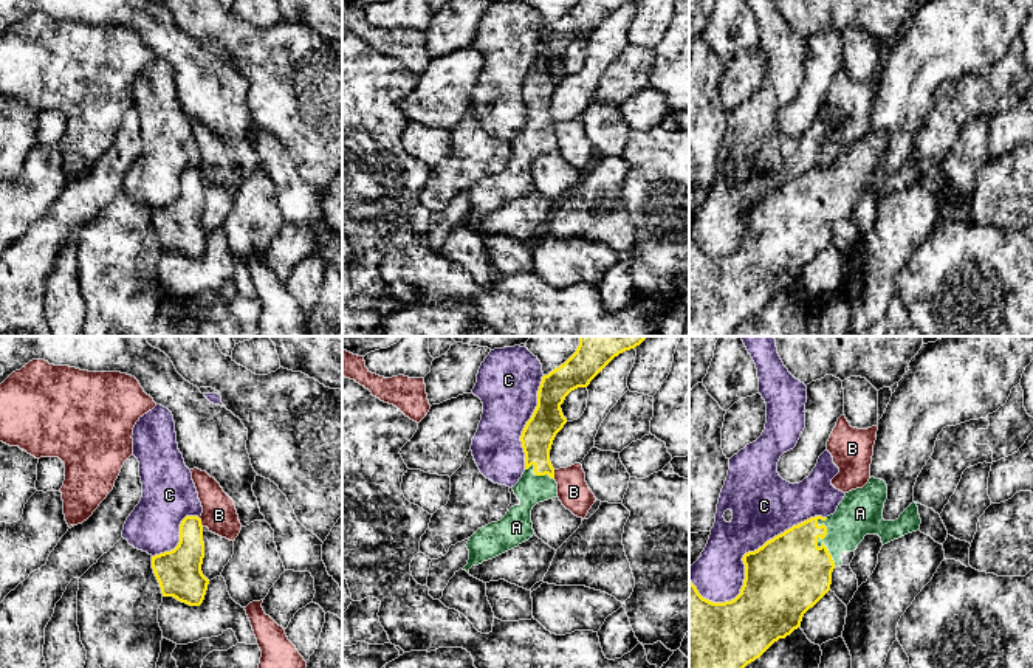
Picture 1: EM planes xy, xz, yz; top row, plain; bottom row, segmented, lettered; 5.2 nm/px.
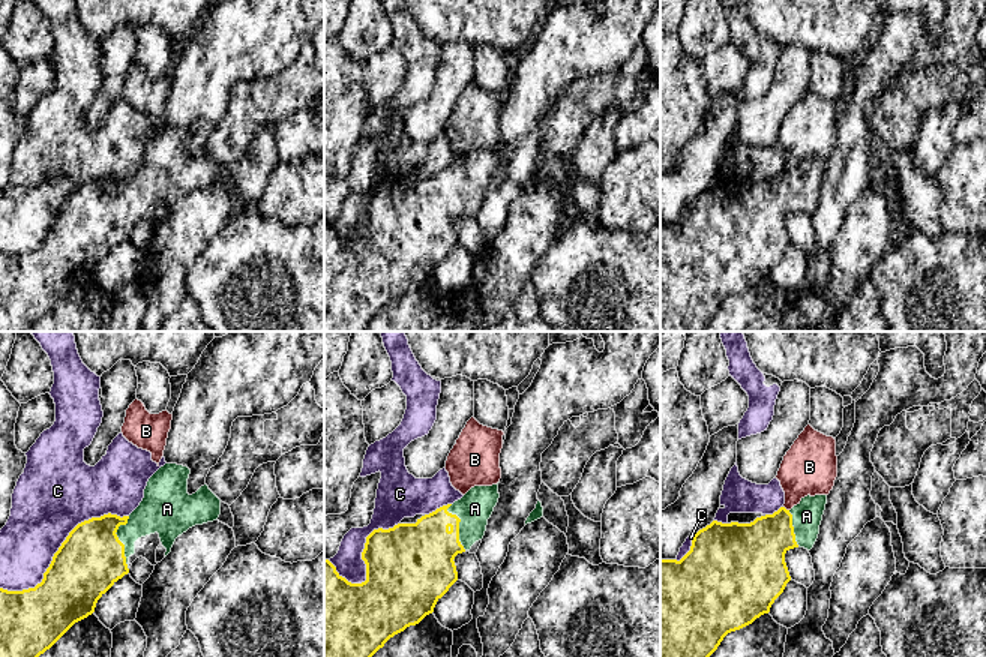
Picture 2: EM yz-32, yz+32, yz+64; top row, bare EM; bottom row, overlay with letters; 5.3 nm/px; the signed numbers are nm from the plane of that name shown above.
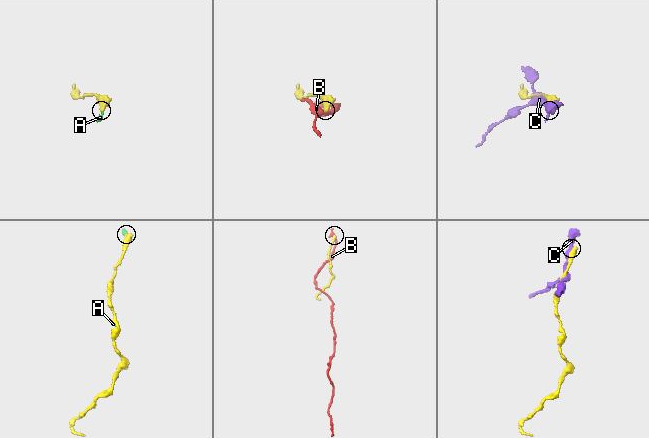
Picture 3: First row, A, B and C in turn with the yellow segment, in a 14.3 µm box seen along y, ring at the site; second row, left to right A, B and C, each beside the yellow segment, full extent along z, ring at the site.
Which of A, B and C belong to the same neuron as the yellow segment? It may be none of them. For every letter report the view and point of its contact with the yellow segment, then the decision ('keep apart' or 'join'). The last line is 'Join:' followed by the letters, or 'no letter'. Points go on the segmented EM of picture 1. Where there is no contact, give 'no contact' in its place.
A: yz (823, 543) | join
B: xy (200, 523) | keep apart
C: yz (742, 558) | keep apart
Join: A

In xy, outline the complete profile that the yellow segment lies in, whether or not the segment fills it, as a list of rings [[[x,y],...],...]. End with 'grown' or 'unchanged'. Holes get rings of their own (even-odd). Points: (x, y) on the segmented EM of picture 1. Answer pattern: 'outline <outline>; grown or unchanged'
outline [[[186,516],[180,524],[178,546],[152,556],[152,569],[163,597],[173,597],[189,606],[200,606],[209,580],[201,572],[204,558],[203,525],[198,516]]]; unchanged

